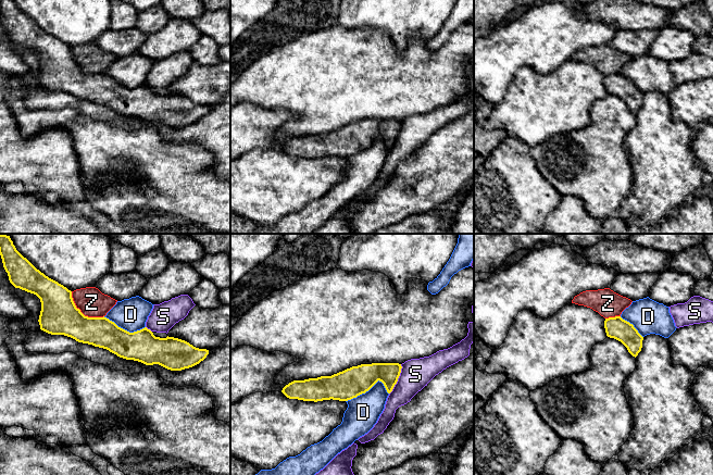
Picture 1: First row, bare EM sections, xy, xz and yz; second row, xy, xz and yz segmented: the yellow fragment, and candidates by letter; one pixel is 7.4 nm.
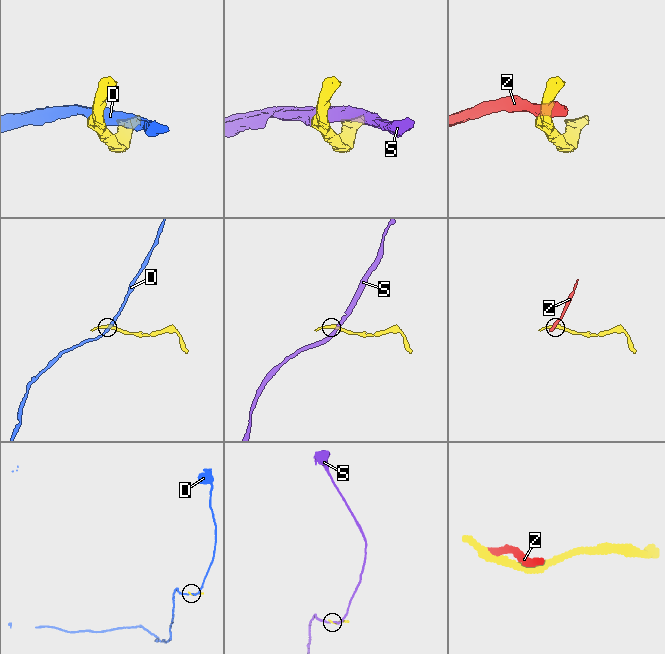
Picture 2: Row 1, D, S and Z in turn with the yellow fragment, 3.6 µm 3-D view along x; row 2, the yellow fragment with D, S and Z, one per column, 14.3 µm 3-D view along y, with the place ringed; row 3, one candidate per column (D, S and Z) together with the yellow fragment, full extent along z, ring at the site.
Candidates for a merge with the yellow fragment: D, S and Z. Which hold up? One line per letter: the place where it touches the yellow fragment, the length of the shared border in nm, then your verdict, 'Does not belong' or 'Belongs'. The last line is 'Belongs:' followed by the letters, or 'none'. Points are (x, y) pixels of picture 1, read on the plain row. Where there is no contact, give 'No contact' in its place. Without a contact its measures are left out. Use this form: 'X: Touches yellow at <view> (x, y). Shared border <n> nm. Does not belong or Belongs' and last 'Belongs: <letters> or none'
D: Touches yellow at xz (368, 146). Shared border 320 nm. Does not belong
S: Touches yellow at xz (397, 136). Shared border 240 nm. Does not belong
Z: Touches yellow at xy (82, 70). Shared border 320 nm. Does not belong
Belongs: none

